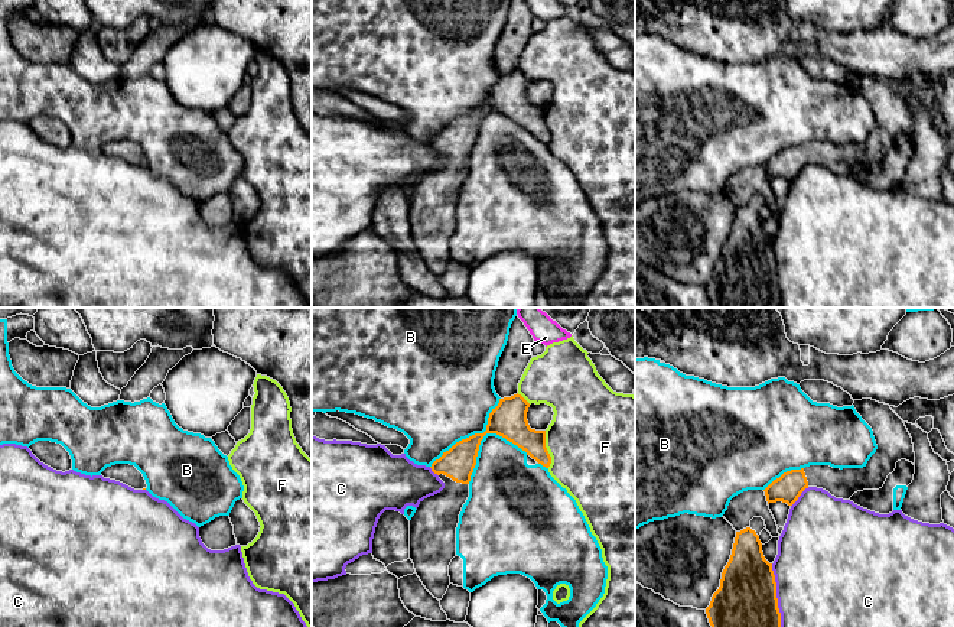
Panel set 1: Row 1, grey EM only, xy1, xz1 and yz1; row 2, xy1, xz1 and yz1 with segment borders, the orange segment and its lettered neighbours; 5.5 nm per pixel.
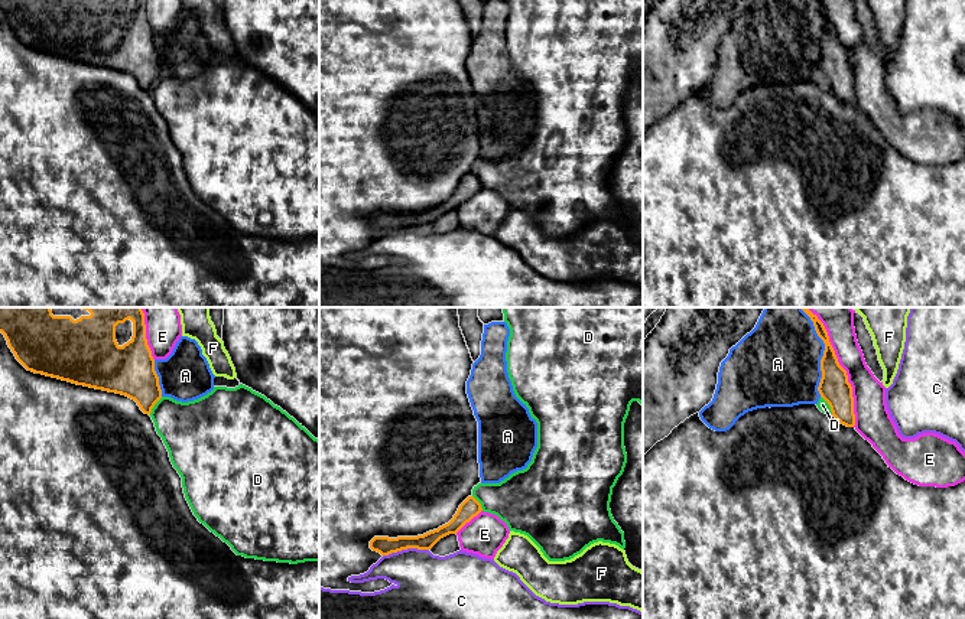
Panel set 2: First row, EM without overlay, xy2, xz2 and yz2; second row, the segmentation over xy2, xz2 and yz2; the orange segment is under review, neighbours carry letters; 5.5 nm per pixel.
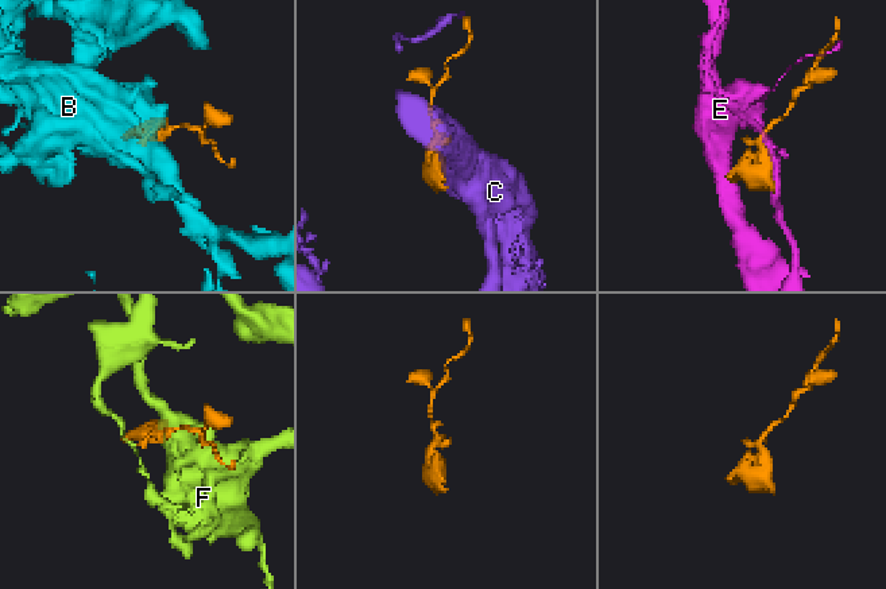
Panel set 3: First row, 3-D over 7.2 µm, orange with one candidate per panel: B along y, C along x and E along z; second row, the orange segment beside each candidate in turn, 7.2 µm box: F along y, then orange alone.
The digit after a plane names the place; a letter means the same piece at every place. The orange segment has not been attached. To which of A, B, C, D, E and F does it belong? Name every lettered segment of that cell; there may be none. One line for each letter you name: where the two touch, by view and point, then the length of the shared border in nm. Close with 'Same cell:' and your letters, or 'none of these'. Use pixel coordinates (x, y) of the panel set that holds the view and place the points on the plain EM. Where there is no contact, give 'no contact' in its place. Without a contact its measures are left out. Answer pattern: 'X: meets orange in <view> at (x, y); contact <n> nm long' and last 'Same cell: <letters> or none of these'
Same cell: none of these

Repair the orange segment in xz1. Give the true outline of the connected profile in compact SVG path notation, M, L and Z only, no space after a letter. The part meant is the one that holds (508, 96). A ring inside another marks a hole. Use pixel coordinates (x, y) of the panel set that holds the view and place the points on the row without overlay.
M521 72L499 75L488 94L486 107L456 118L449 127L432 140L432 147L445 159L445 165L420 178L410 196L410 235L426 266L442 276L450 261L449 241L456 233L456 204L463 181L469 173L469 157L476 142L481 117L486 110L496 110L527 129L543 143L548 144L551 133L546 124L546 107L531 105L527 97L530 79Z

